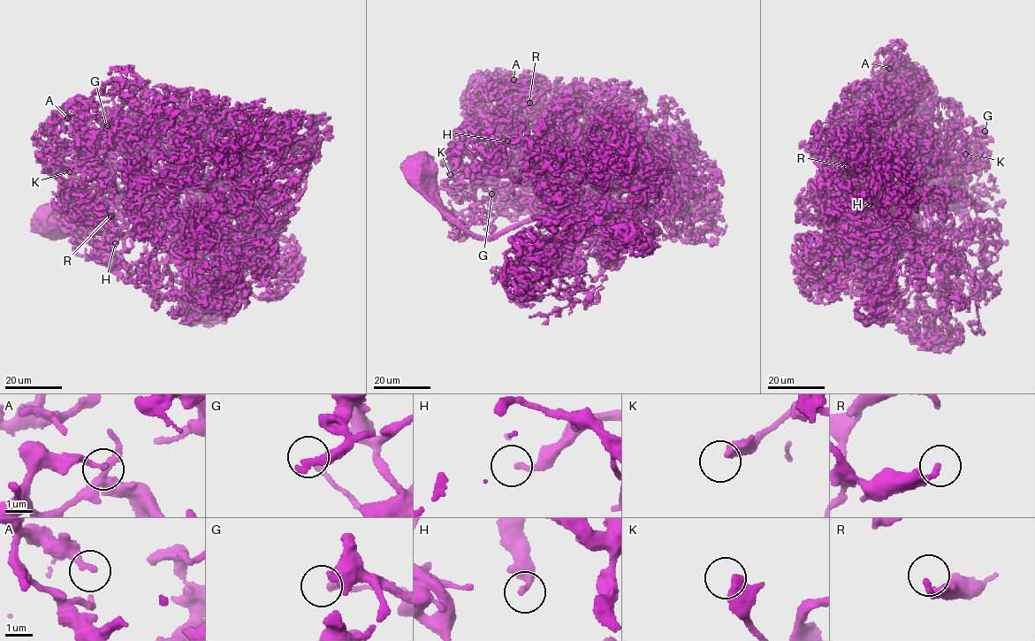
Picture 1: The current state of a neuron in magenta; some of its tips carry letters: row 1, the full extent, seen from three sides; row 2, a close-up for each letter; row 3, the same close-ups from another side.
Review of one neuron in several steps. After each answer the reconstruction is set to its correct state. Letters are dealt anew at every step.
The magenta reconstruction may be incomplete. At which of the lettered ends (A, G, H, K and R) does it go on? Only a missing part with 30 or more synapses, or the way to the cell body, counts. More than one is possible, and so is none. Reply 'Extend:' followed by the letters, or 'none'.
Extend: none

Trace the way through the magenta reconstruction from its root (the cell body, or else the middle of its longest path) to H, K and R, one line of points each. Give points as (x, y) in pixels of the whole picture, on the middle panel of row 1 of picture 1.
H: (420, 175), (423, 181), (468, 197), (480, 180), (512, 186), (518, 179), (501, 149), (507, 141)
K: (420, 175), (423, 181), (468, 197), (474, 187), (452, 191), (448, 186), (453, 182), (450, 174)
R: (420, 175), (468, 197), (480, 180), (512, 186), (489, 125), (515, 120), (500, 88), (529, 103)

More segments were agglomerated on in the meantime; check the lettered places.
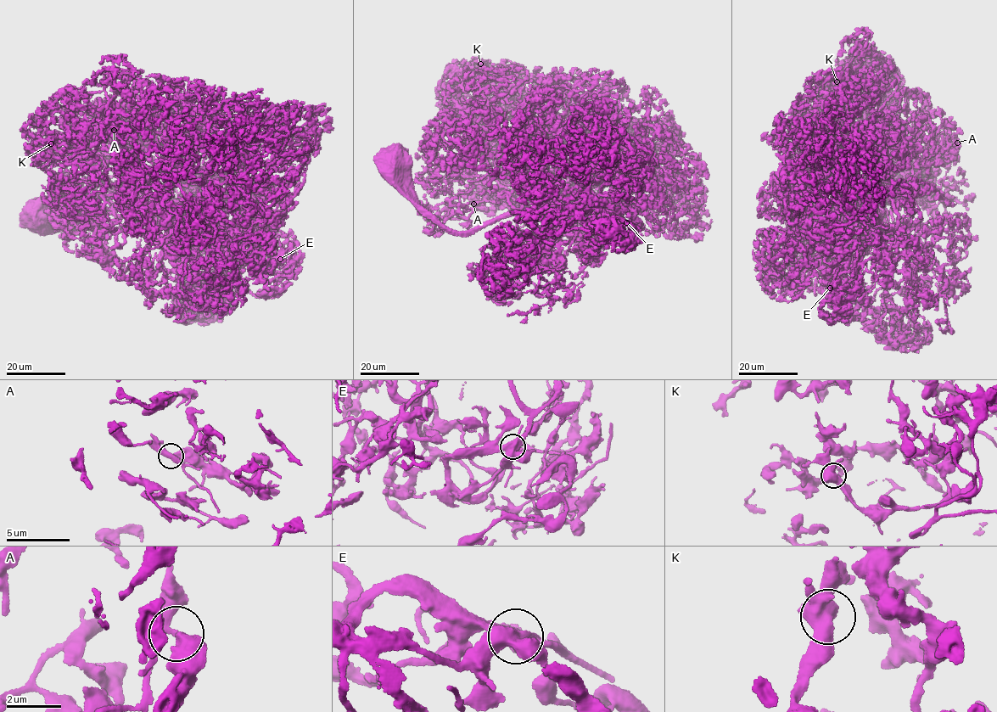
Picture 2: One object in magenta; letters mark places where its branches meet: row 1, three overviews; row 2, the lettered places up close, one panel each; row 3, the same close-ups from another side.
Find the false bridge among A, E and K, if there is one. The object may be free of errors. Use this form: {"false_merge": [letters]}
{"false_merge": ["E"]}

